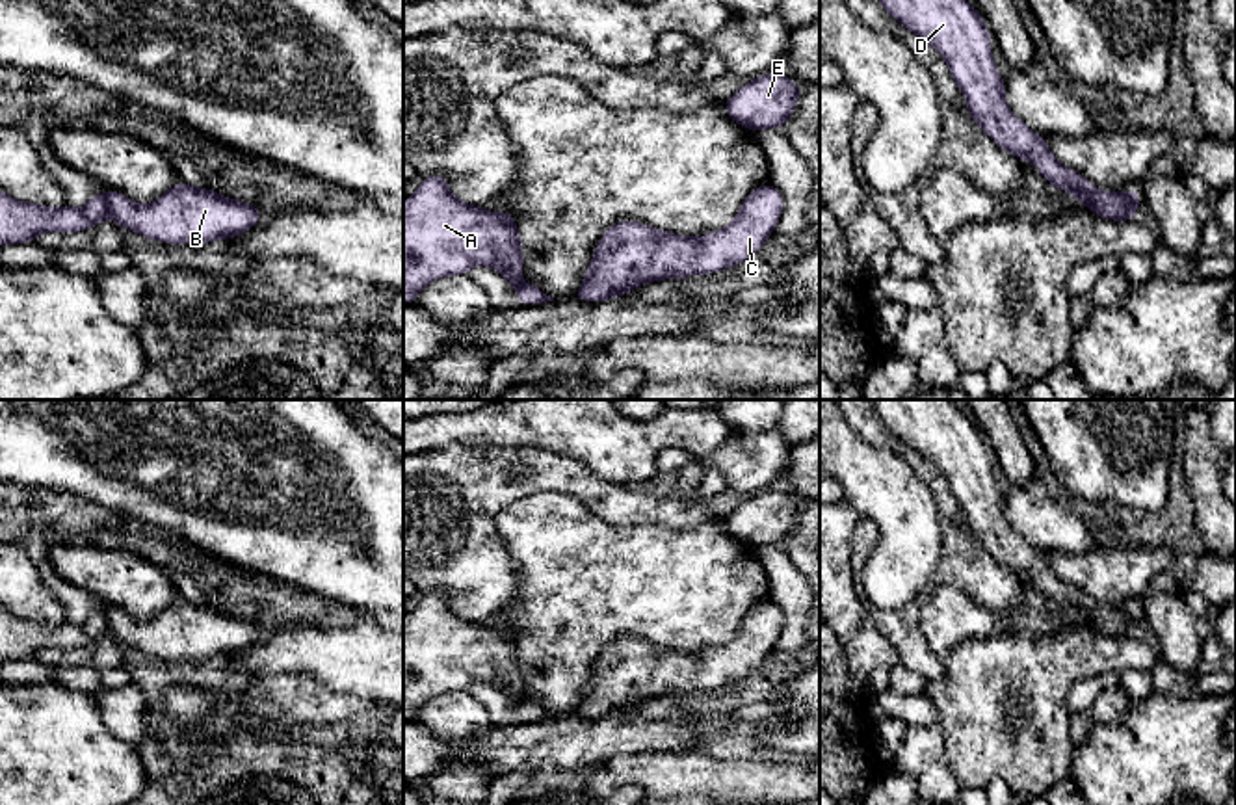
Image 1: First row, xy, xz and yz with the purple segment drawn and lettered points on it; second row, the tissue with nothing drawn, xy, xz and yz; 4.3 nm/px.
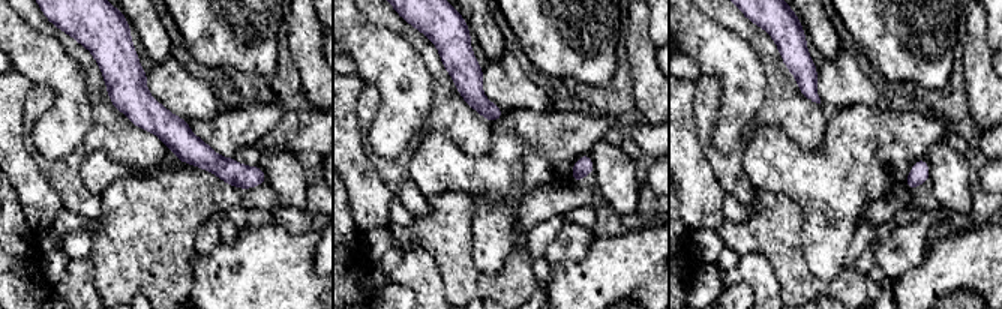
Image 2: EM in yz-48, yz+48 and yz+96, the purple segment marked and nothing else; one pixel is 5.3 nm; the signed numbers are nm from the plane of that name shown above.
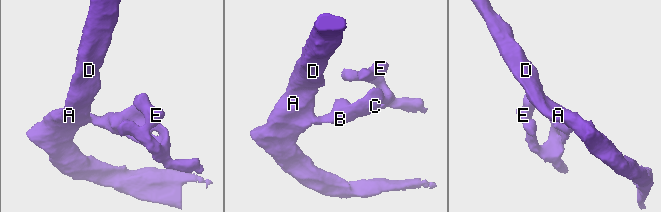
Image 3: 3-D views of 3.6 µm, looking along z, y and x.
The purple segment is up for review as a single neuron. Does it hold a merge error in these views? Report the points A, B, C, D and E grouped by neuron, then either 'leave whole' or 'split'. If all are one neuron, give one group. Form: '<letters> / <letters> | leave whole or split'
A D / B C E | split

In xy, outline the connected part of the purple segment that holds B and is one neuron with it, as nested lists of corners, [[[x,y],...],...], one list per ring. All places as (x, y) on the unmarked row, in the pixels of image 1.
[[[180,597],[149,621],[138,621],[113,606],[104,606],[102,612],[110,621],[112,636],[121,645],[162,660],[229,658],[253,645],[262,634],[258,621],[247,621]]]

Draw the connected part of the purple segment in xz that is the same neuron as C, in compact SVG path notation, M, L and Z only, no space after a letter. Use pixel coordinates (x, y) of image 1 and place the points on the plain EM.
M769 599L756 602L747 612L727 643L697 654L667 649L643 638L615 638L597 658L593 677L572 716L598 719L626 712L639 701L664 695L680 697L695 690L712 692L734 684L762 666L764 658L775 649L782 625L782 610Z

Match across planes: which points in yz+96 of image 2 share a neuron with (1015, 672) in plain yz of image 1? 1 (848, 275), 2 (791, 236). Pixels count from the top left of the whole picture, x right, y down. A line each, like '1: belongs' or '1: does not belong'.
1: belongs
2: belongs

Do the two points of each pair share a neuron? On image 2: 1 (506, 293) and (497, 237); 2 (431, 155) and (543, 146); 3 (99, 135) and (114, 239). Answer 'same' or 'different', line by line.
1: different
2: same
3: different

